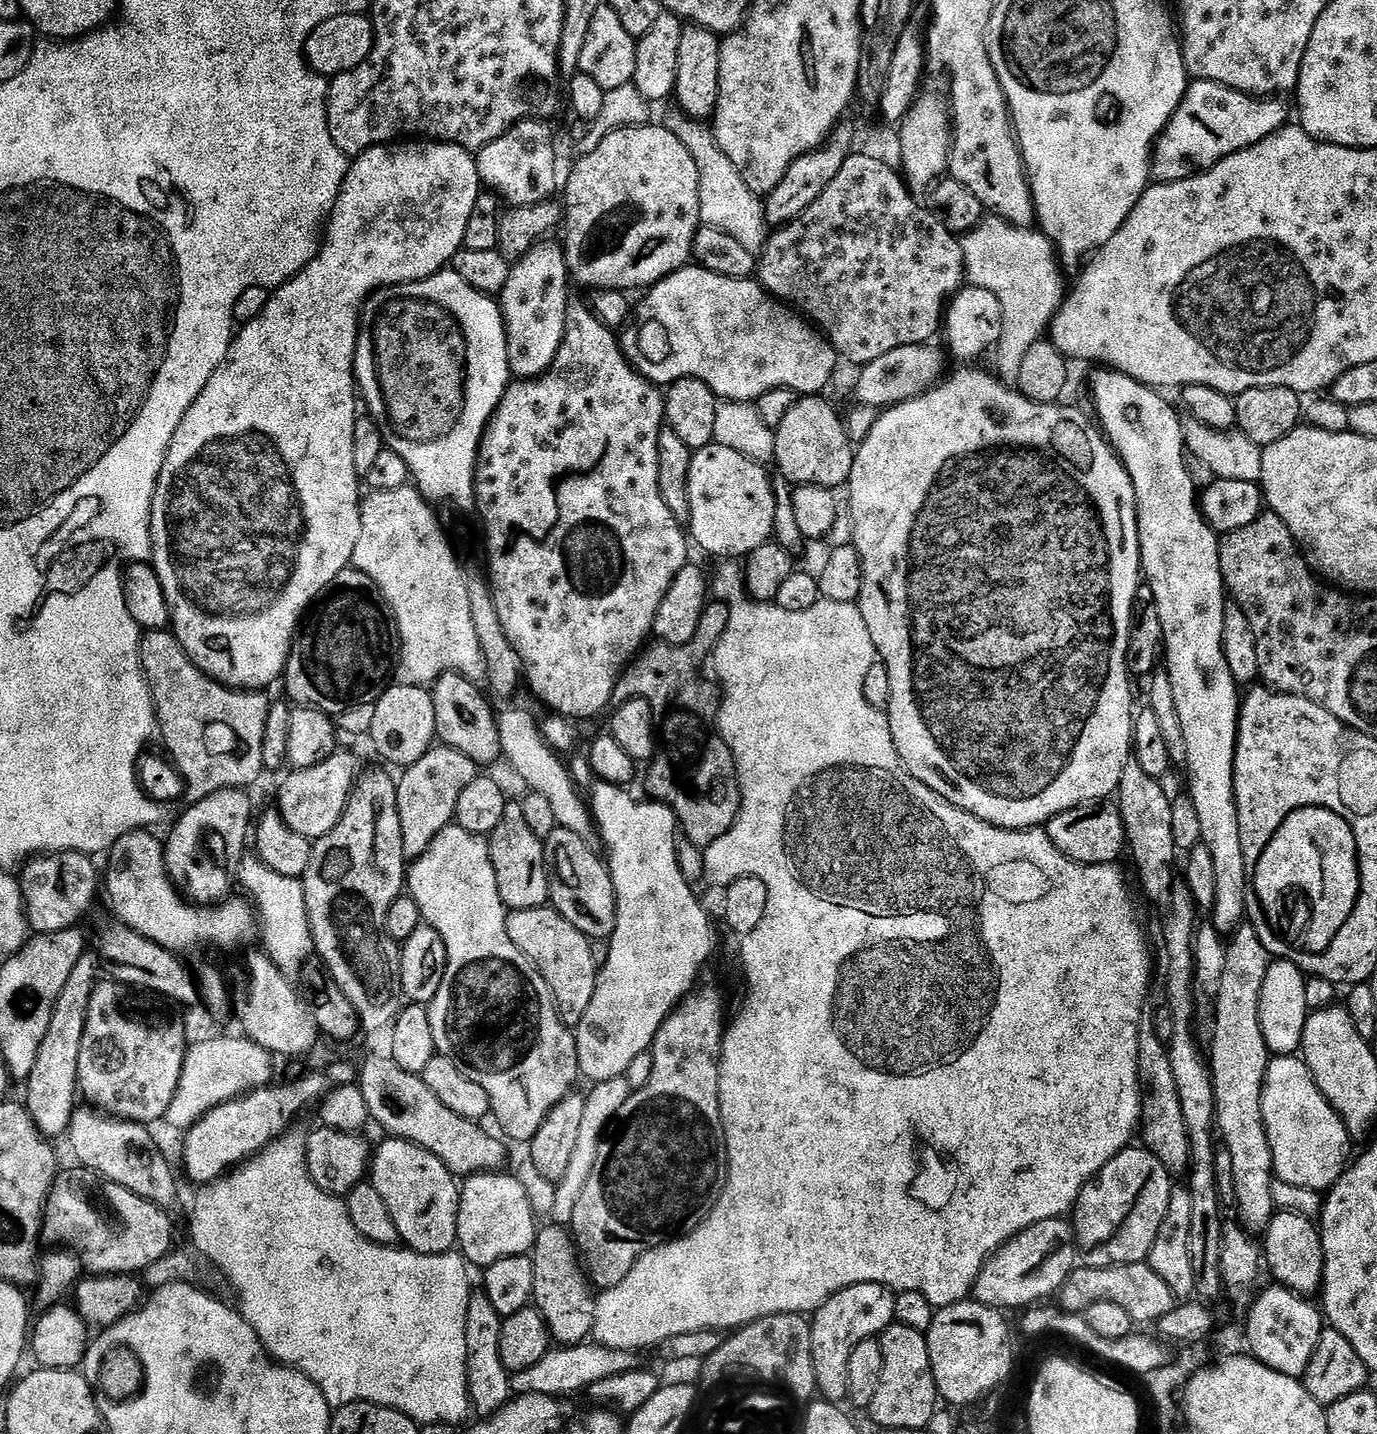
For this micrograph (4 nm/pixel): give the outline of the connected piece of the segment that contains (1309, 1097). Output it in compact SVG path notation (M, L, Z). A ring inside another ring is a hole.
M1299 1055L1269 1059L1262 1090L1262 1118L1272 1151L1275 1179L1323 1193L1348 1167L1350 1137L1344 1120L1326 1102Z

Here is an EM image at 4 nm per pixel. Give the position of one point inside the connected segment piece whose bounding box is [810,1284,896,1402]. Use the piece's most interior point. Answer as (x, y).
(861, 1312)

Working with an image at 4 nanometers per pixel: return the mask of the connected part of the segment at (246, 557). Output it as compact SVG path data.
M412 138L407 142L380 144L355 157L348 165L348 173L336 199L336 208L344 208L344 220L333 219L327 225L328 241L319 245L315 258L298 275L281 284L269 295L266 310L262 310L258 318L243 325L235 333L228 357L212 375L210 382L206 382L194 406L186 410L186 418L182 418L170 442L170 450L166 454L166 462L162 464L162 474L154 492L150 518L150 563L158 574L158 582L162 582L162 594L170 613L171 631L176 633L178 642L188 651L188 657L211 680L216 680L227 688L241 690L264 690L267 689L267 684L272 684L275 680L277 683L283 677L284 667L288 665L292 637L300 627L300 617L307 613L317 594L330 586L334 574L351 565L354 546L358 546L358 534L362 534L362 478L354 470L354 426L358 419L356 336L360 333L361 307L378 288L418 282L447 269L456 251L464 247L466 222L470 222L474 202L478 202L481 191L482 181L476 169L475 155L457 144Z

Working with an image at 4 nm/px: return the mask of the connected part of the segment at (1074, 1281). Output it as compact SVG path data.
M1148 1263L1143 1264L1119 1264L1109 1268L1086 1268L1077 1266L1062 1289L1064 1296L1063 1311L1083 1314L1094 1302L1109 1300L1114 1306L1122 1306L1126 1314L1130 1314L1133 1325L1155 1325L1170 1310L1175 1308L1178 1301L1176 1295L1154 1274L1154 1270Z

